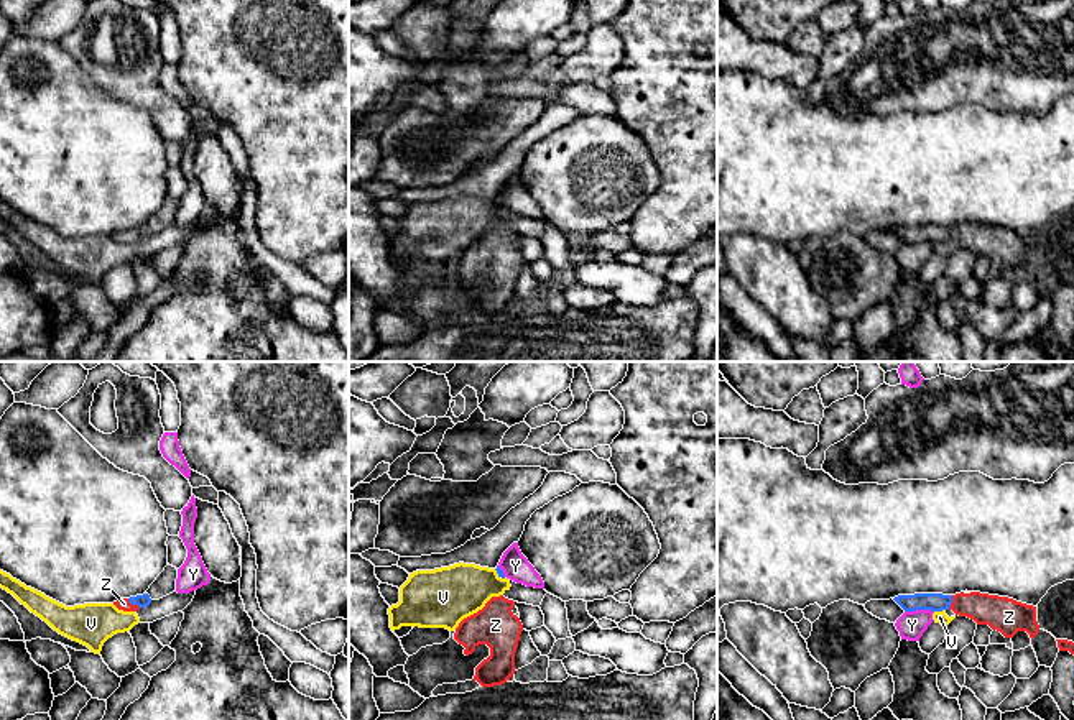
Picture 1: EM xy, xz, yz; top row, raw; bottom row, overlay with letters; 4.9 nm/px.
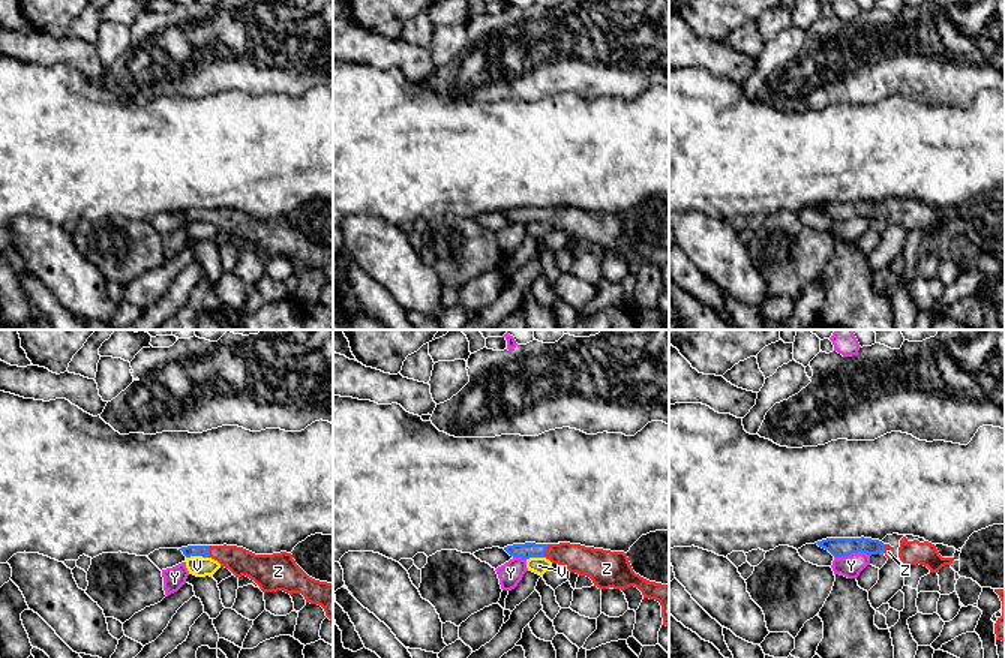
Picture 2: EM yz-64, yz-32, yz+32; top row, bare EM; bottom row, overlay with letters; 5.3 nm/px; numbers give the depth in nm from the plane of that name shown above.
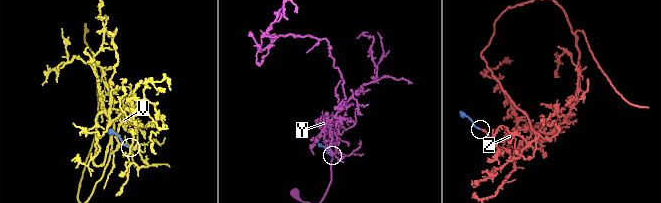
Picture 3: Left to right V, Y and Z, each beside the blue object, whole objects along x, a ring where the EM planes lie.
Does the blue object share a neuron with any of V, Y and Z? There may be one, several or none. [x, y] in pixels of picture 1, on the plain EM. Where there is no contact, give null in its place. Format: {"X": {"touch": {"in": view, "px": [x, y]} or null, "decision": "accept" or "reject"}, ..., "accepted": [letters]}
{"V": {"touch": {"in": "yz", "px": [939, 242]}, "decision": "reject"}, "Y": {"touch": {"in": "yz", "px": [918, 240]}, "decision": "reject"}, "Z": {"touch": {"in": "xy", "px": [134, 235]}, "decision": "accept"}, "accepted": ["Z"]}

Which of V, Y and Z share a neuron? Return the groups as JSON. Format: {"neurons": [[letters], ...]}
{"neurons": [["V"], ["Y"], ["Z"]]}

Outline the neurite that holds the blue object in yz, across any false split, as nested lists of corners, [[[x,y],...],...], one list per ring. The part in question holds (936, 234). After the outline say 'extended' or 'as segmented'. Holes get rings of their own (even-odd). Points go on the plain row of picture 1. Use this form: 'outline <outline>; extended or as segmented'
outline [[[980,224],[970,225],[914,225],[898,227],[893,230],[905,243],[952,242],[959,248],[967,248],[977,256],[988,256],[1005,270],[1013,270],[1018,263],[1026,263],[1033,271],[1039,256],[1036,253],[1036,238],[1016,233],[1008,228],[988,227]]]; extended

